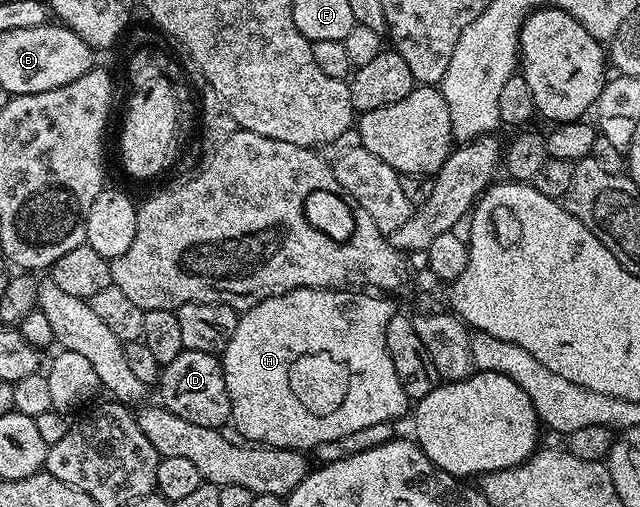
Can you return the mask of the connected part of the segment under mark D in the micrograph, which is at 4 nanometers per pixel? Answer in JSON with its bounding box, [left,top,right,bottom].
[157,349,231,429]

